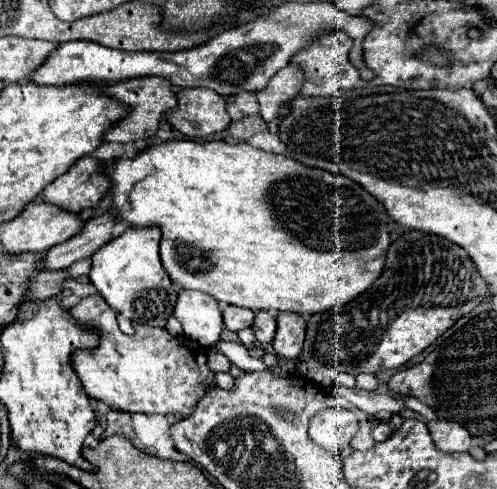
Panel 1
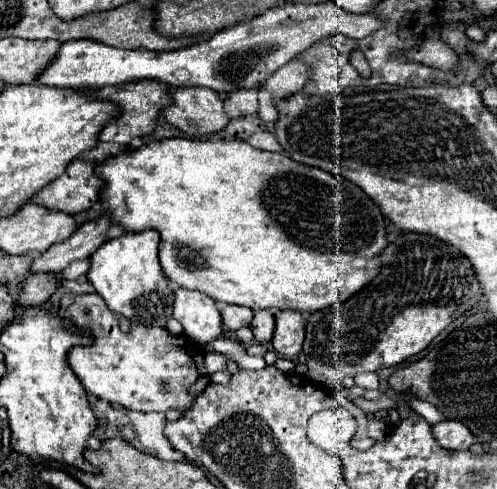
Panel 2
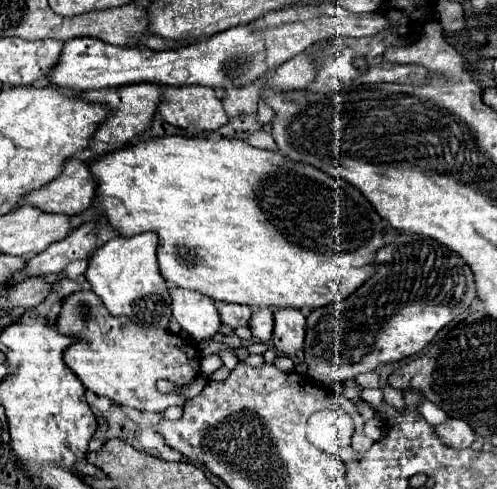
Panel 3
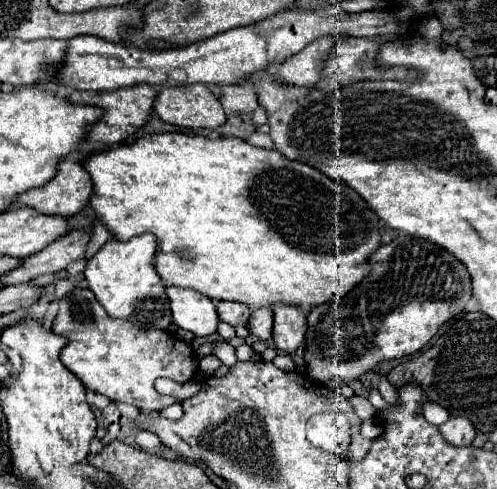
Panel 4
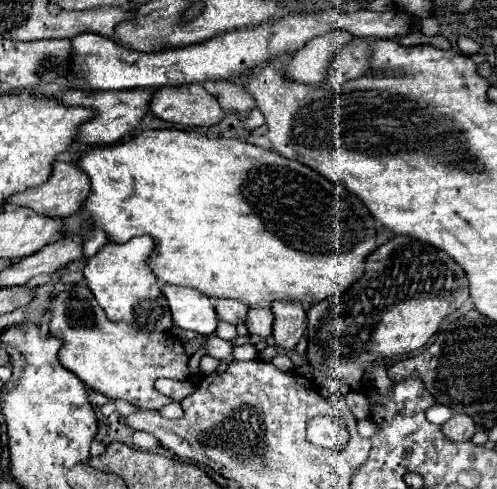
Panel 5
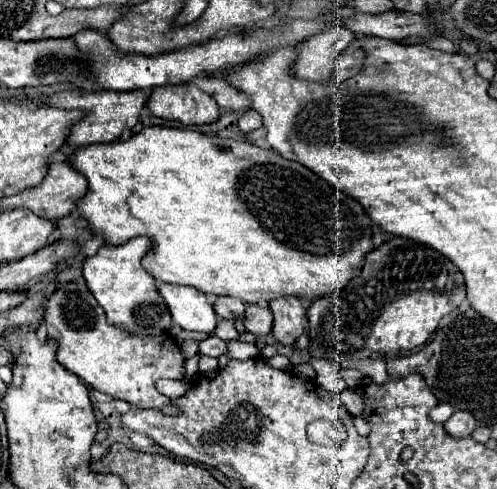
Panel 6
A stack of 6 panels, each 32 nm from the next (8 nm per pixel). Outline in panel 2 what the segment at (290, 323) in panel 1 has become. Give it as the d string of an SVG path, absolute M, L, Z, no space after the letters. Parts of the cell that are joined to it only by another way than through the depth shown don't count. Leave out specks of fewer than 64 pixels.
M278 310L276 312L276 330L272 346L284 358L292 358L302 350L306 318L296 310Z

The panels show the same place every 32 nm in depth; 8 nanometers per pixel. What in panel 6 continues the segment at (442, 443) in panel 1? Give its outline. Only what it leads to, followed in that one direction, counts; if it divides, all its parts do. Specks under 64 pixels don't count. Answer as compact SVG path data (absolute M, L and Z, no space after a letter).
M456 410L446 422L444 422L444 428L448 434L452 436L470 436L472 430L476 428L476 418L472 416L472 412L468 410Z

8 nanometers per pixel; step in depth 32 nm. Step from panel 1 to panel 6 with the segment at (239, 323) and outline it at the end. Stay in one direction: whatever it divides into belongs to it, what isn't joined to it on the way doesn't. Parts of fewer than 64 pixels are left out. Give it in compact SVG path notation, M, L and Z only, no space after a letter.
M214 296L212 298L212 306L214 312L220 318L226 320L234 320L234 318L244 318L244 302L240 298L232 298L232 296Z

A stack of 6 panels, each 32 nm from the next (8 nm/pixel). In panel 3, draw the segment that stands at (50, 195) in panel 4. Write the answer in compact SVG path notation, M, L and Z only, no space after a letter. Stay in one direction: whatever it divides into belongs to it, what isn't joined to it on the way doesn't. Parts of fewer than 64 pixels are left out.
M70 158L58 178L46 186L28 192L20 202L30 204L42 212L58 212L74 216L92 204L96 182L86 166L86 162Z

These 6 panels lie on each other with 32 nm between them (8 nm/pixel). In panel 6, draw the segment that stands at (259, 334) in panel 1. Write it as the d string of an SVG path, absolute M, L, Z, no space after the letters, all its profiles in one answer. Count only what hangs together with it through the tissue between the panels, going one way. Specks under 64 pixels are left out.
M246 304L244 326L248 332L266 336L272 330L272 312L264 306L258 306L258 304Z

